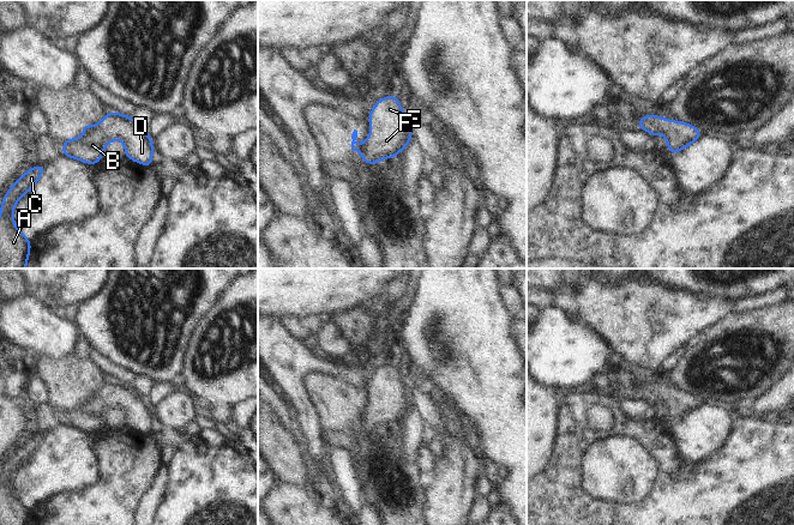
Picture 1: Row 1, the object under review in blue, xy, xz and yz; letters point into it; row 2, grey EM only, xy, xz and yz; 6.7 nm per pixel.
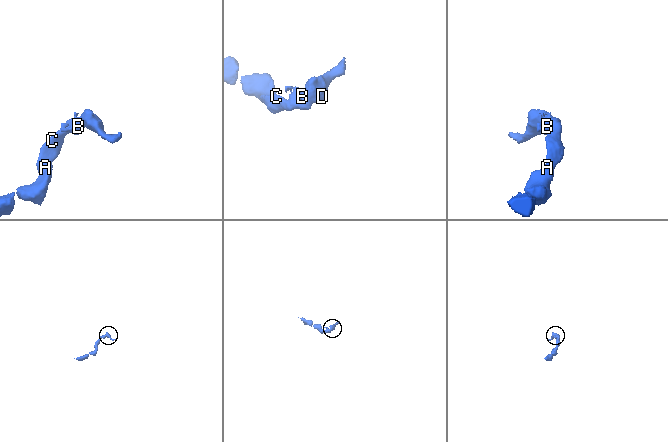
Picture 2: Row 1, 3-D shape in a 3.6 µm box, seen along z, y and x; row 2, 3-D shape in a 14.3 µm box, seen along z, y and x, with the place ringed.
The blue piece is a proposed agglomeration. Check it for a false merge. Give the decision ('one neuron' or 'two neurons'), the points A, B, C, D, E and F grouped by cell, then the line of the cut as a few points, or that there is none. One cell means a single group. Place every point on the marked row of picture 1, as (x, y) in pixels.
one neuron; groups A B C D E F; cut none

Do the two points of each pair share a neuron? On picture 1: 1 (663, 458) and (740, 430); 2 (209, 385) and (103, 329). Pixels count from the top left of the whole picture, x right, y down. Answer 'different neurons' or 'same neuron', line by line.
1: same neuron
2: different neurons

